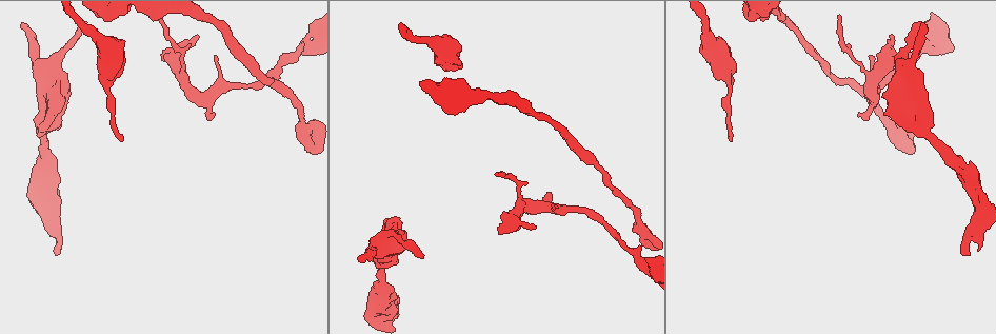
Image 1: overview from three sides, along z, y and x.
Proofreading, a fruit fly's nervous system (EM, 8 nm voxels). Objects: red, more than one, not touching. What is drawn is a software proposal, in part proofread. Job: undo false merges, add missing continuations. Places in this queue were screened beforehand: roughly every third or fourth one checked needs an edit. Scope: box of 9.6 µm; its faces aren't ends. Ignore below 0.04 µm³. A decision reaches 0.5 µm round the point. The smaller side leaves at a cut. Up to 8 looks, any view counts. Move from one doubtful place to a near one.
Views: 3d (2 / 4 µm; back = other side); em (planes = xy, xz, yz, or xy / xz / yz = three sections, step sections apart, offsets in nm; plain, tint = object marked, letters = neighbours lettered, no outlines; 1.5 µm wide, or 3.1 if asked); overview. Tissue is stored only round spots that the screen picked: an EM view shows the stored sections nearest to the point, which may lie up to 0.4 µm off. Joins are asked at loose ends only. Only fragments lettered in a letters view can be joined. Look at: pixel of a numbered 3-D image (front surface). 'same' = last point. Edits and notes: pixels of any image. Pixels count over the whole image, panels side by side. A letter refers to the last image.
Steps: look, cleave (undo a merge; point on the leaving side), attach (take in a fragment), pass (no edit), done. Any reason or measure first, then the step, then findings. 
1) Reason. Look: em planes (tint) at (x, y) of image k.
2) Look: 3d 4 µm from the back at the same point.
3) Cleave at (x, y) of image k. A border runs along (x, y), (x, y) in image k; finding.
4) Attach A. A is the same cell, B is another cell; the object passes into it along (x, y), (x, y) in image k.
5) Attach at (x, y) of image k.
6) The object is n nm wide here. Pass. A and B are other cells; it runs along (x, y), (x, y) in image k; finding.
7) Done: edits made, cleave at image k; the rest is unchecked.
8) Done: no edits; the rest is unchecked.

Sudden change in width. Look: 3d 4 µm from the back at (637, 216) of image 1.

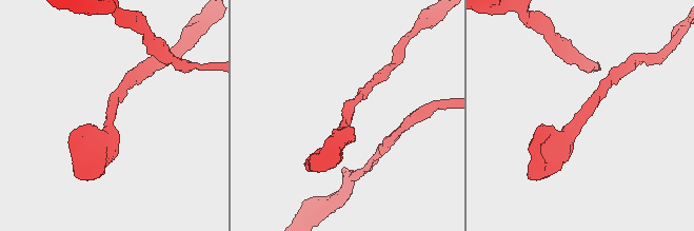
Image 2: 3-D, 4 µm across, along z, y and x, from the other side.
Need the tissue. Look: em xy step 4 (tint) at (584, 118) of image 2.

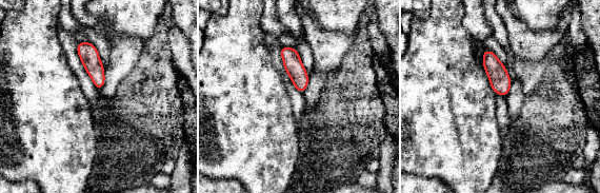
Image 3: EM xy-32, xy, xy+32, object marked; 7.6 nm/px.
Look: em planes (letters) at the same point.

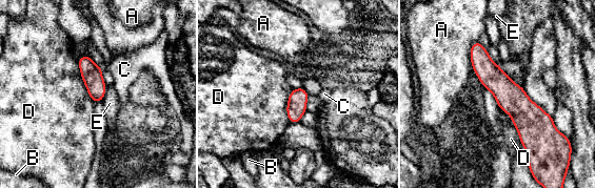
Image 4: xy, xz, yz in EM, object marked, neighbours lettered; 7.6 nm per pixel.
Pass. A, B, C, D and E are other cells; a border runs along (77, 59), (81, 79), (93, 102) in image 4; all the same neuron.

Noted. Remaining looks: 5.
An open end. Look: 3d 4 µm at (421, 256) of image 1.

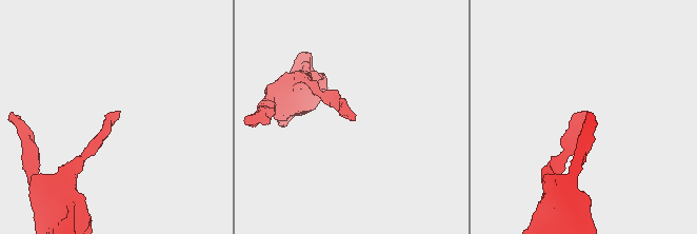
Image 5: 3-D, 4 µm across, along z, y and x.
Look: em planes (plain) at (117, 115) of image 5.

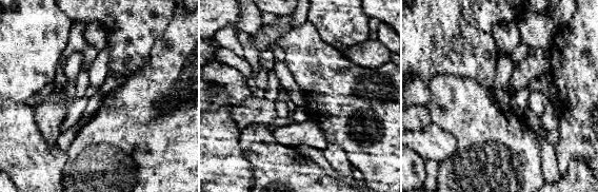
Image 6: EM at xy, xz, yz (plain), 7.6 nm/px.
What lies round it. Look: em planes (letters) at the same point.

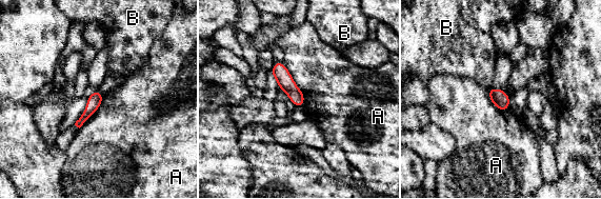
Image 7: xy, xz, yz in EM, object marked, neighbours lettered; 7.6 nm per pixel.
The object is 110 nm wide here. Pass. A and B are other cells; a border runs along (282, 62), (303, 94), (303, 105) in image 7; none of them fits.

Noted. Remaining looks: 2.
An open end. Look: em planes (letters) at (978, 249) of image 1.

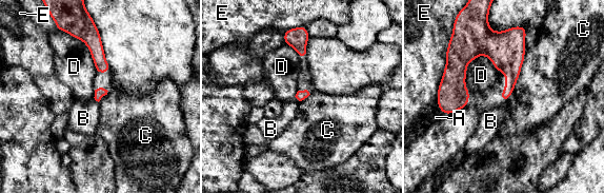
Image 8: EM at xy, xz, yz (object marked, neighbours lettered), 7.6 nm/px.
Pass. A, B, C, D and E are other cells; it runs along (523, 33), (478, 44), (441, 88) in image 8; no lettered fragment goes on from it.

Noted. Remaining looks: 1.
Done: no edits; the rest is unchecked.

